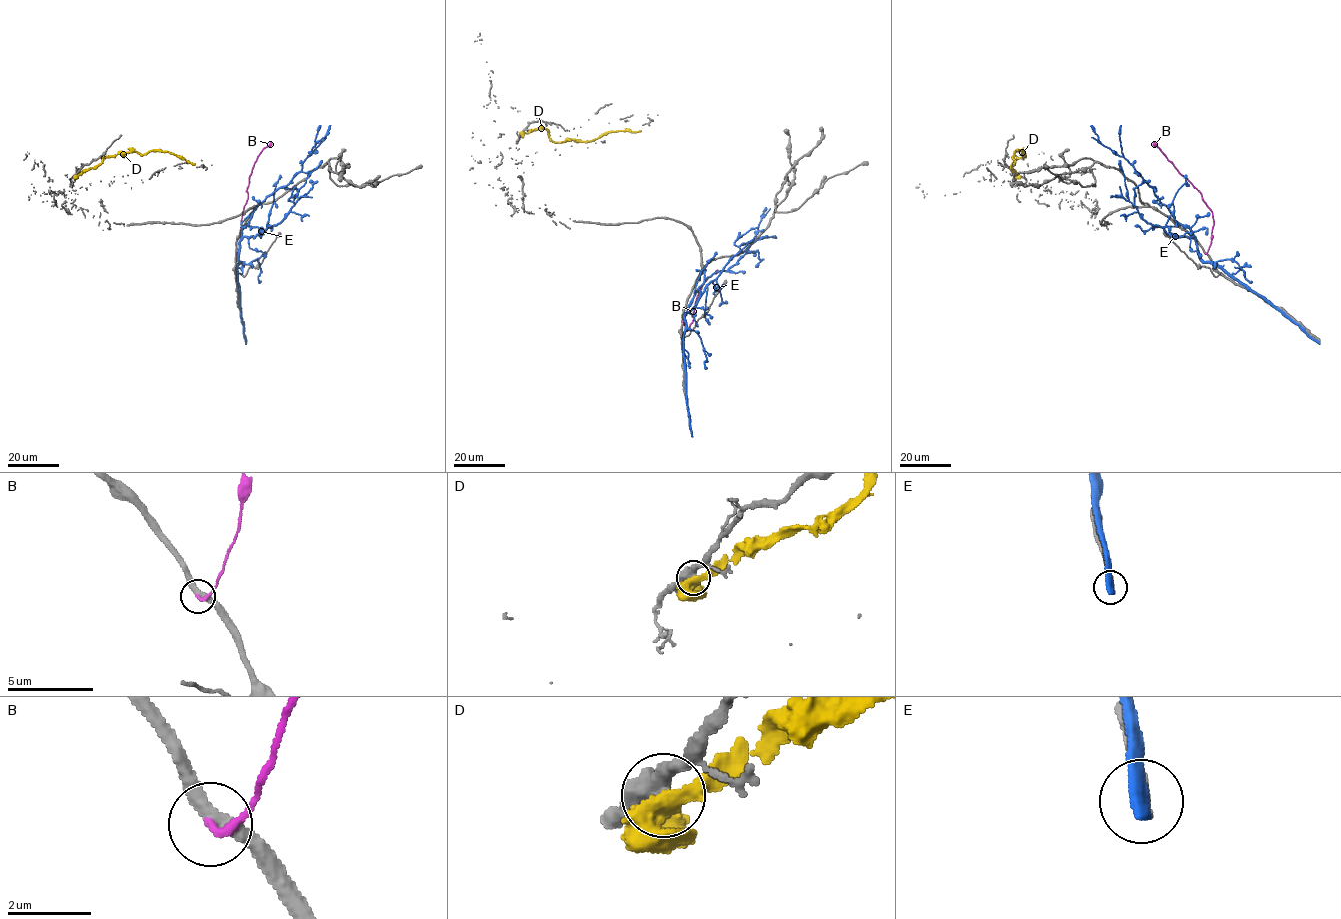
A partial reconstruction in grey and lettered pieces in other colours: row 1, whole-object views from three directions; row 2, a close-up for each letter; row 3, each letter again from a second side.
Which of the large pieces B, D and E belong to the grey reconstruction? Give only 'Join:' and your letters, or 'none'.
Join: none

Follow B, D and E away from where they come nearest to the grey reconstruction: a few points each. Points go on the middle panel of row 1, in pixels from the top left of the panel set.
B: (682, 322), (687, 331), (694, 319), (699, 291), (717, 270)
D: (522, 133), (546, 129), (549, 137), (561, 142), (572, 139), (591, 141), (609, 132), (641, 131)
E: (692, 436), (684, 352), (685, 314), (706, 278), (729, 269), (747, 252), (765, 208)

